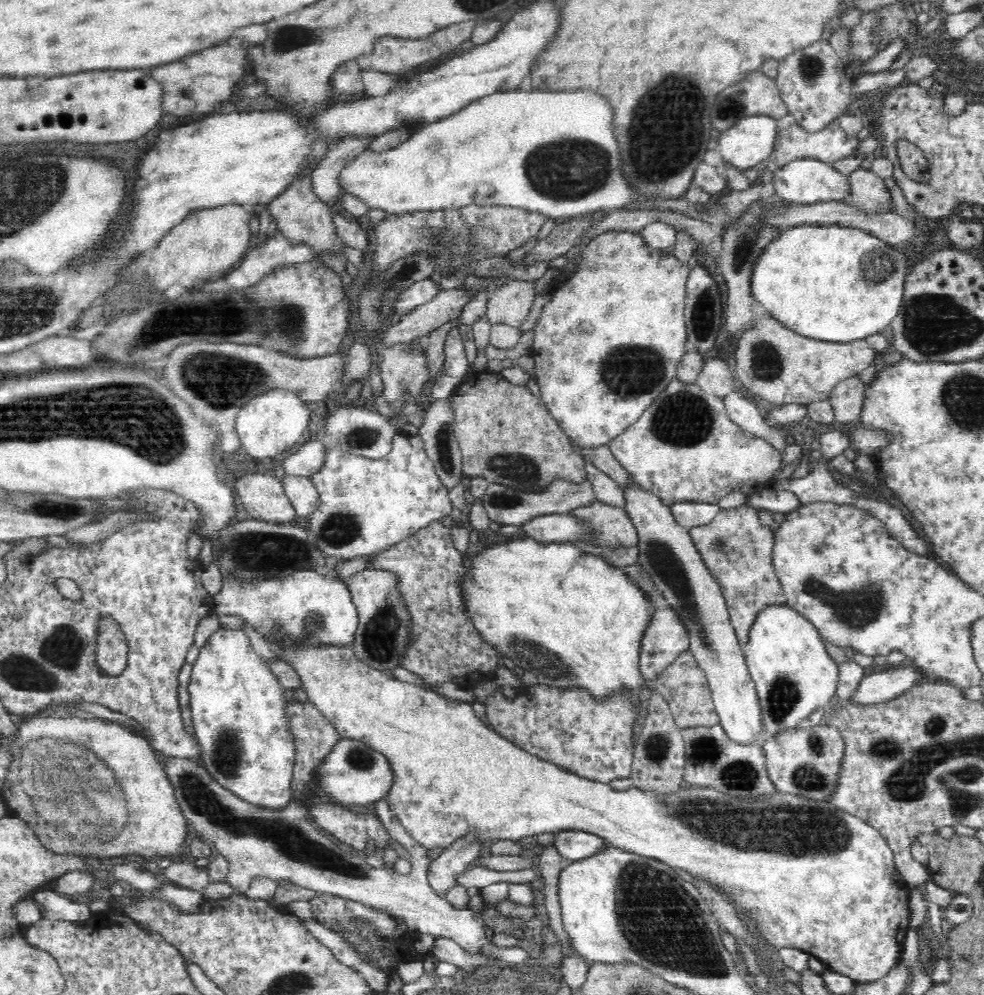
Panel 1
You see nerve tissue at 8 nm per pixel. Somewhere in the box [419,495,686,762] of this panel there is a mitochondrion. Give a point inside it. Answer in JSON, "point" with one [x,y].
{"point":[548,665]}

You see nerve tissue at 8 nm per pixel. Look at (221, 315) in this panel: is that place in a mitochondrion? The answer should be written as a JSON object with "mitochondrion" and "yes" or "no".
{"mitochondrion":"yes"}

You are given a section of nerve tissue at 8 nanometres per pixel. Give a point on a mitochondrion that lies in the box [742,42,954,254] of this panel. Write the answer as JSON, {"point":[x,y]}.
{"point":[811,68]}

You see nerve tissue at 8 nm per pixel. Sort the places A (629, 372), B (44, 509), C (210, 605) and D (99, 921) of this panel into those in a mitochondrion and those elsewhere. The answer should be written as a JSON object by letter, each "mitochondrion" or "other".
{"A":"mitochondrion","B":"mitochondrion","C":"other","D":"other"}

